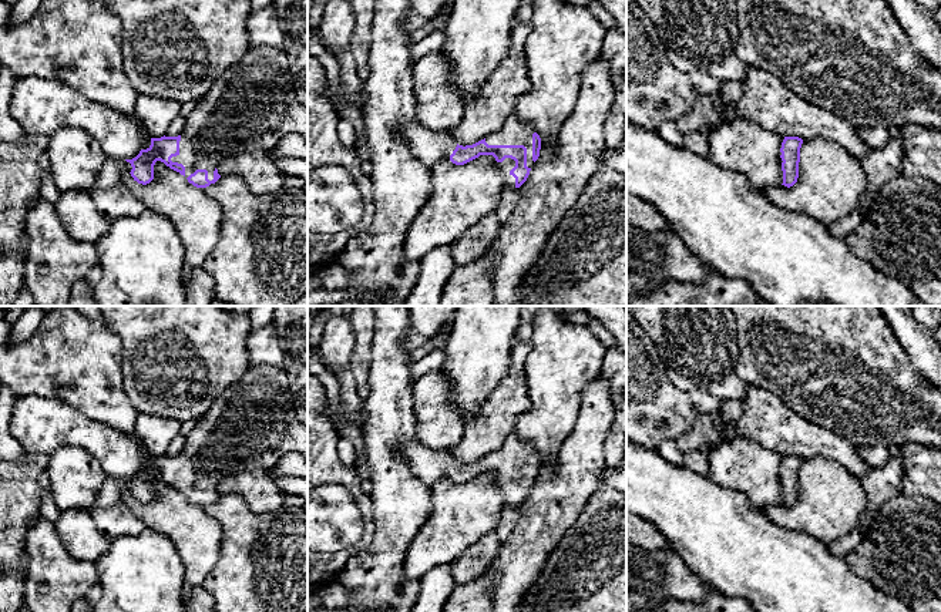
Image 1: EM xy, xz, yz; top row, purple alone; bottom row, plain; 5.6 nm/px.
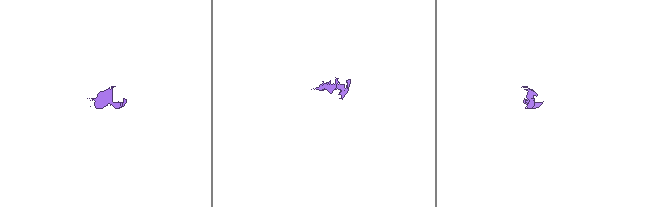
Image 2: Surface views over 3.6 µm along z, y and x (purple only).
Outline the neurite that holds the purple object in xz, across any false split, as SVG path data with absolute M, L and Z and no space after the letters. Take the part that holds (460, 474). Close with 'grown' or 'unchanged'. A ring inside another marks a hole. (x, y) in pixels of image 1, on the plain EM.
M515 433L498 450L473 464L458 464L450 453L419 441L406 443L404 460L410 471L429 487L443 478L464 484L480 474L493 474L504 498L504 510L520 507L527 500L541 468L540 454Z | grown

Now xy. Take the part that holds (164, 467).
M251 364L189 430L178 455L151 457L151 464L132 478L107 477L91 508L124 502L124 490L138 502L147 504L154 498L157 480L184 494L194 505L206 507L221 497L216 485L226 477L248 470L269 471L289 453L307 457L307 426L296 417L288 393L289 377L282 367Z | grown

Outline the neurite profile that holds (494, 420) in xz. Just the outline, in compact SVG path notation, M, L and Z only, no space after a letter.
M515 337L511 343L511 363L497 387L464 423L460 443L447 453L458 464L473 464L515 433L517 420L531 410L531 400L525 380L525 360L531 352L531 342Z

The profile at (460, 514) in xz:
M480 474L464 484L443 478L430 487L430 492L430 515L409 544L403 559L403 571L414 581L434 566L451 564L483 535L494 531L504 511L504 498L493 474Z

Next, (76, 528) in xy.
M88 510L61 511L54 527L65 551L75 559L95 564L108 551L111 541L97 529Z

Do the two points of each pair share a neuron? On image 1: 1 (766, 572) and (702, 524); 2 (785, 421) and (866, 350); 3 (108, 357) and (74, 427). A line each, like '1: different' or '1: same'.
1: same
2: different
3: different

